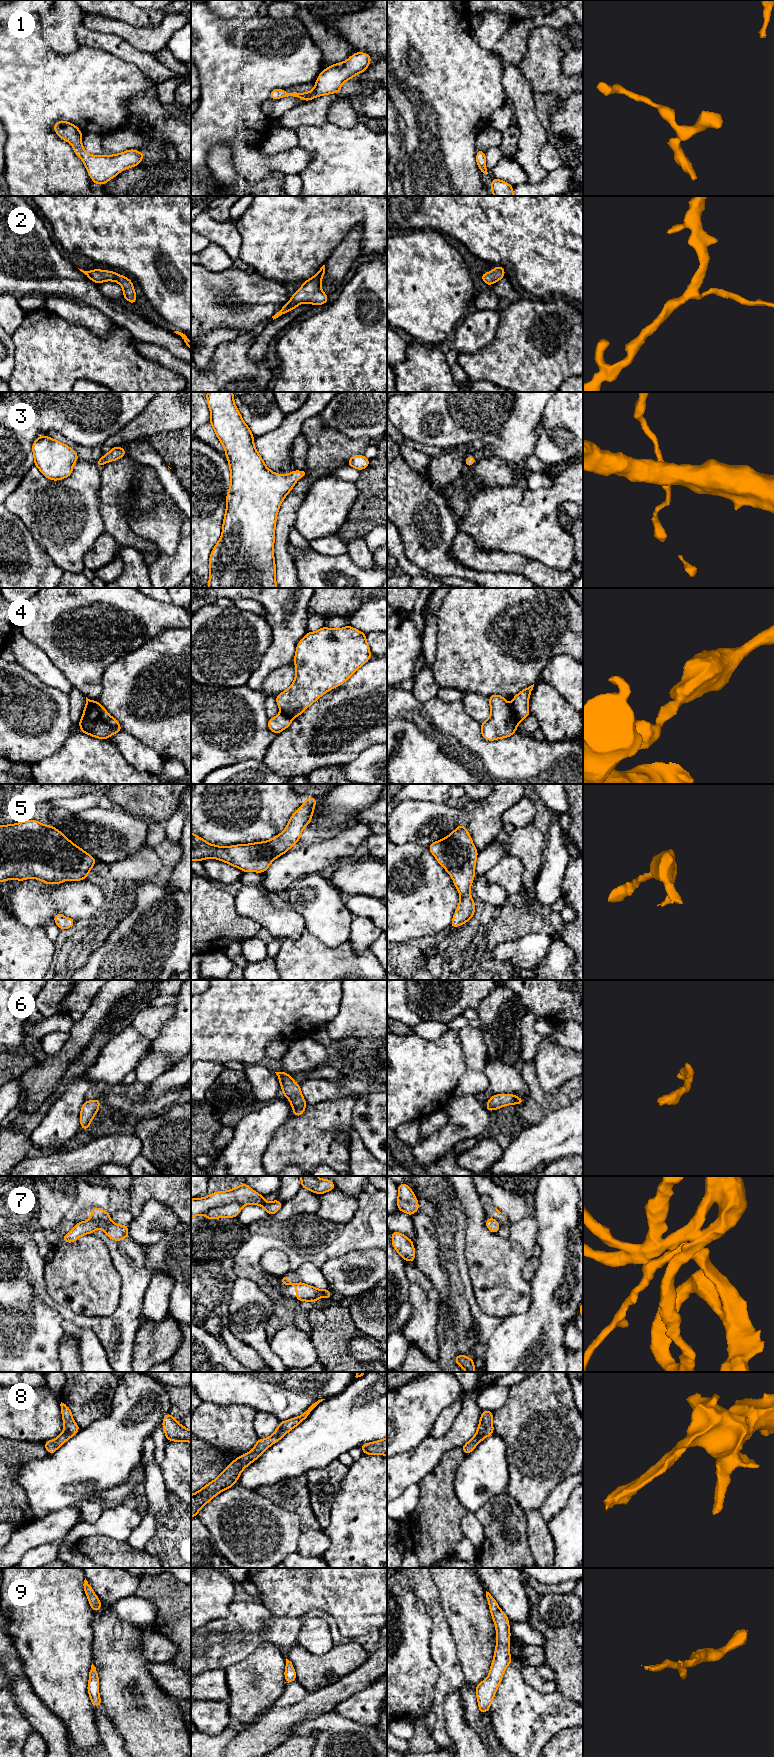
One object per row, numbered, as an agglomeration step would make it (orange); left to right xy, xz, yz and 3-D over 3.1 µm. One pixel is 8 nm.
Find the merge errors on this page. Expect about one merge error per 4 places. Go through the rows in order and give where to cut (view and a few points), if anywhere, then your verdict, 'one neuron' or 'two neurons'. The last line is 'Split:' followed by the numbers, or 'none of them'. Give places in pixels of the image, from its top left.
1: cut none; one neuron
2: cut none; one neuron
3: cut none; one neuron
4: cut yz (511, 706), (520, 721); two neurons
5: cut none; one neuron
6: cut none; one neuron
7: cut xy (90, 1219), (94, 1221); two neurons
8: cut none; one neuron
9: cut none; one neuron
Split: 4, 7

